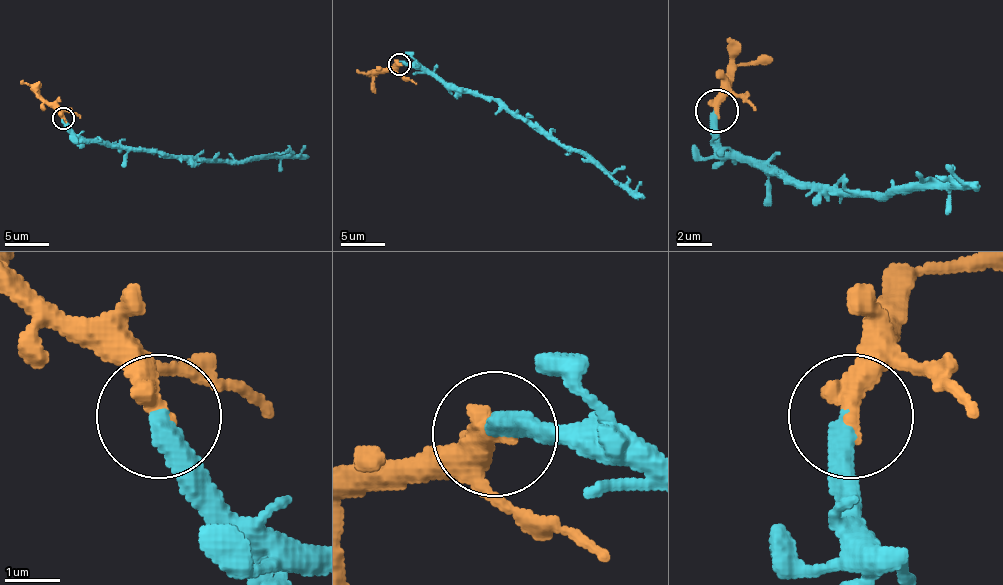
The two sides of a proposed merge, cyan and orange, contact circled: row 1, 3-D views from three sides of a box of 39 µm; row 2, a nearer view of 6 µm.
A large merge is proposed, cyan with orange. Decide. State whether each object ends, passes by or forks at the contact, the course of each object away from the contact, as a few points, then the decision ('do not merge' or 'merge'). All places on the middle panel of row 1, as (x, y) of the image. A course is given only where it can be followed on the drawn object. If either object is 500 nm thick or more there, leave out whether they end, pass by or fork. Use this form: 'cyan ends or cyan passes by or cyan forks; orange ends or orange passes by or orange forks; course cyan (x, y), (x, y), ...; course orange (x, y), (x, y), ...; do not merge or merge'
cyan ends; orange ends; course cyan (398, 65), (433, 71), (447, 82), (498, 98), (566, 147), (586, 151), (633, 191), (642, 182); course orange (398, 65), (378, 71), (356, 69); merge

